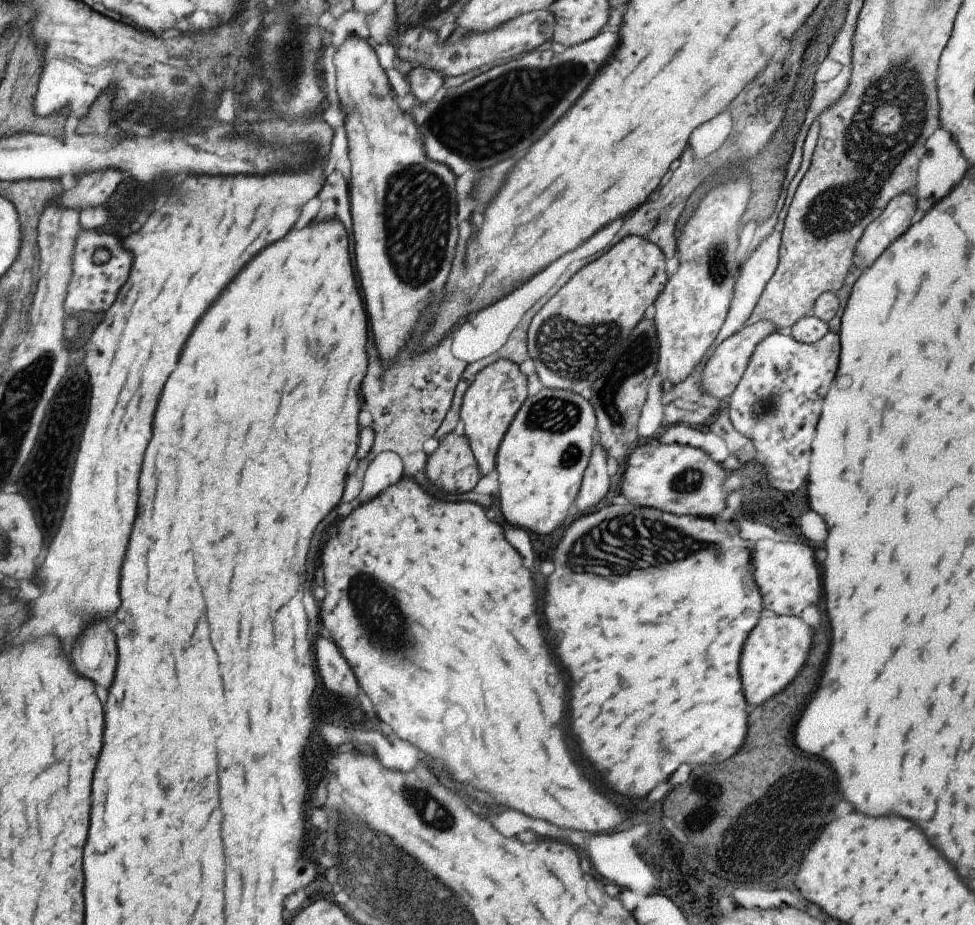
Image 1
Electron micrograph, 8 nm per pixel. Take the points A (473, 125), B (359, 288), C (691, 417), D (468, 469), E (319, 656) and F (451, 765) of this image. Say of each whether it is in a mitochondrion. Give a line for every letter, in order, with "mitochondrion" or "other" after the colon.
A: mitochondrion
B: other
C: other
D: other
E: other
F: other

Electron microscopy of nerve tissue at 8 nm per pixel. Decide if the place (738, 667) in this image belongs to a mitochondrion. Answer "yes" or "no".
no

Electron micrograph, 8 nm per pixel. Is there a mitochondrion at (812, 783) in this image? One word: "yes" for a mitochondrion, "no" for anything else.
yes

